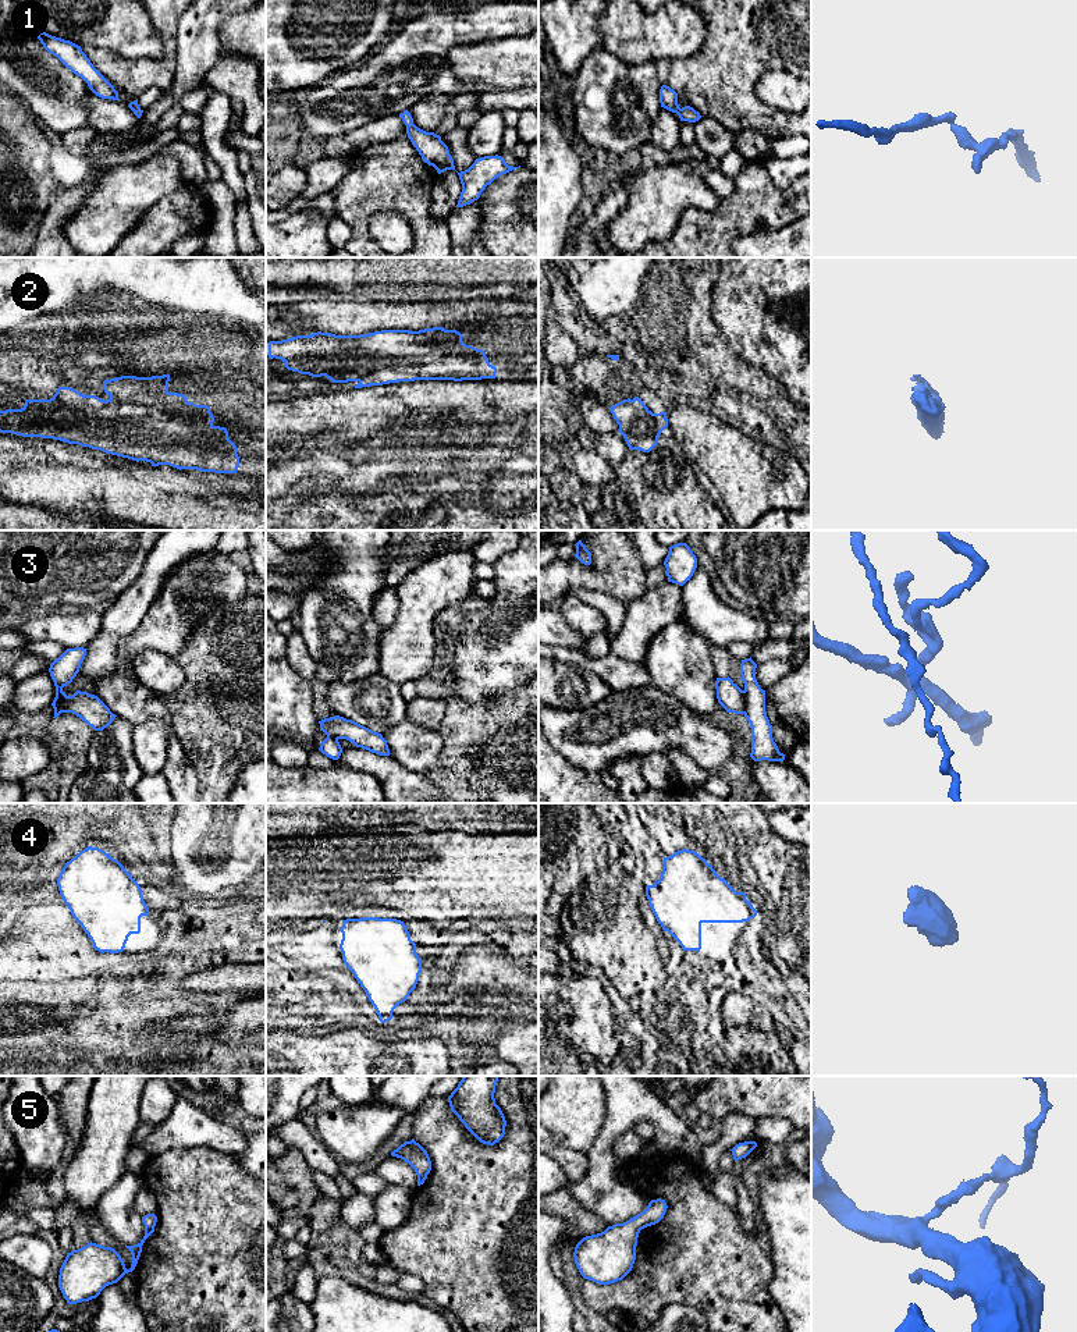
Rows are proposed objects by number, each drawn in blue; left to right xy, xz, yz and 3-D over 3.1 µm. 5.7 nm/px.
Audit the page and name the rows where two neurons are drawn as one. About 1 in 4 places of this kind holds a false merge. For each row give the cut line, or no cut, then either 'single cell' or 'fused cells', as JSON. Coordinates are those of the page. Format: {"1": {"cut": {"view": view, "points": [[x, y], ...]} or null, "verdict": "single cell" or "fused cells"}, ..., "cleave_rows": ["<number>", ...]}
{"1": {"cut": null, "verdict": "single cell"}, "2": {"cut": null, "verdict": "single cell"}, "3": {"cut": {"view": "yz", "points": [[743, 691], [745, 713]]}, "verdict": "fused cells"}, "4": {"cut": null, "verdict": "single cell"}, "5": {"cut": null, "verdict": "single cell"}, "cleave_rows": ["3"]}

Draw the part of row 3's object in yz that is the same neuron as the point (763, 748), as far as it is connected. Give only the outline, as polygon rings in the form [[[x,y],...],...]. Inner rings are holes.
[[[750,658],[742,660],[740,675],[744,683],[746,710],[744,717],[751,728],[751,753],[754,761],[783,761],[785,754],[779,752],[772,738],[772,725],[765,711],[765,690],[756,679],[757,664]]]

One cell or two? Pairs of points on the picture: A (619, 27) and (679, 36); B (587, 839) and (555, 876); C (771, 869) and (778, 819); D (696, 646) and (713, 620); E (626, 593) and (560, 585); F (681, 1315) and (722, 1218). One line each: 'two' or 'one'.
A: one
B: one
C: two
D: two
E: one
F: two

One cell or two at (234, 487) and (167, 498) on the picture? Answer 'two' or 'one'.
two

